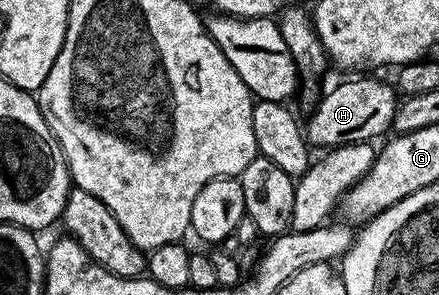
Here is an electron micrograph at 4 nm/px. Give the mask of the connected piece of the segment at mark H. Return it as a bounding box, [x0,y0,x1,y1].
[304,80,399,150]

